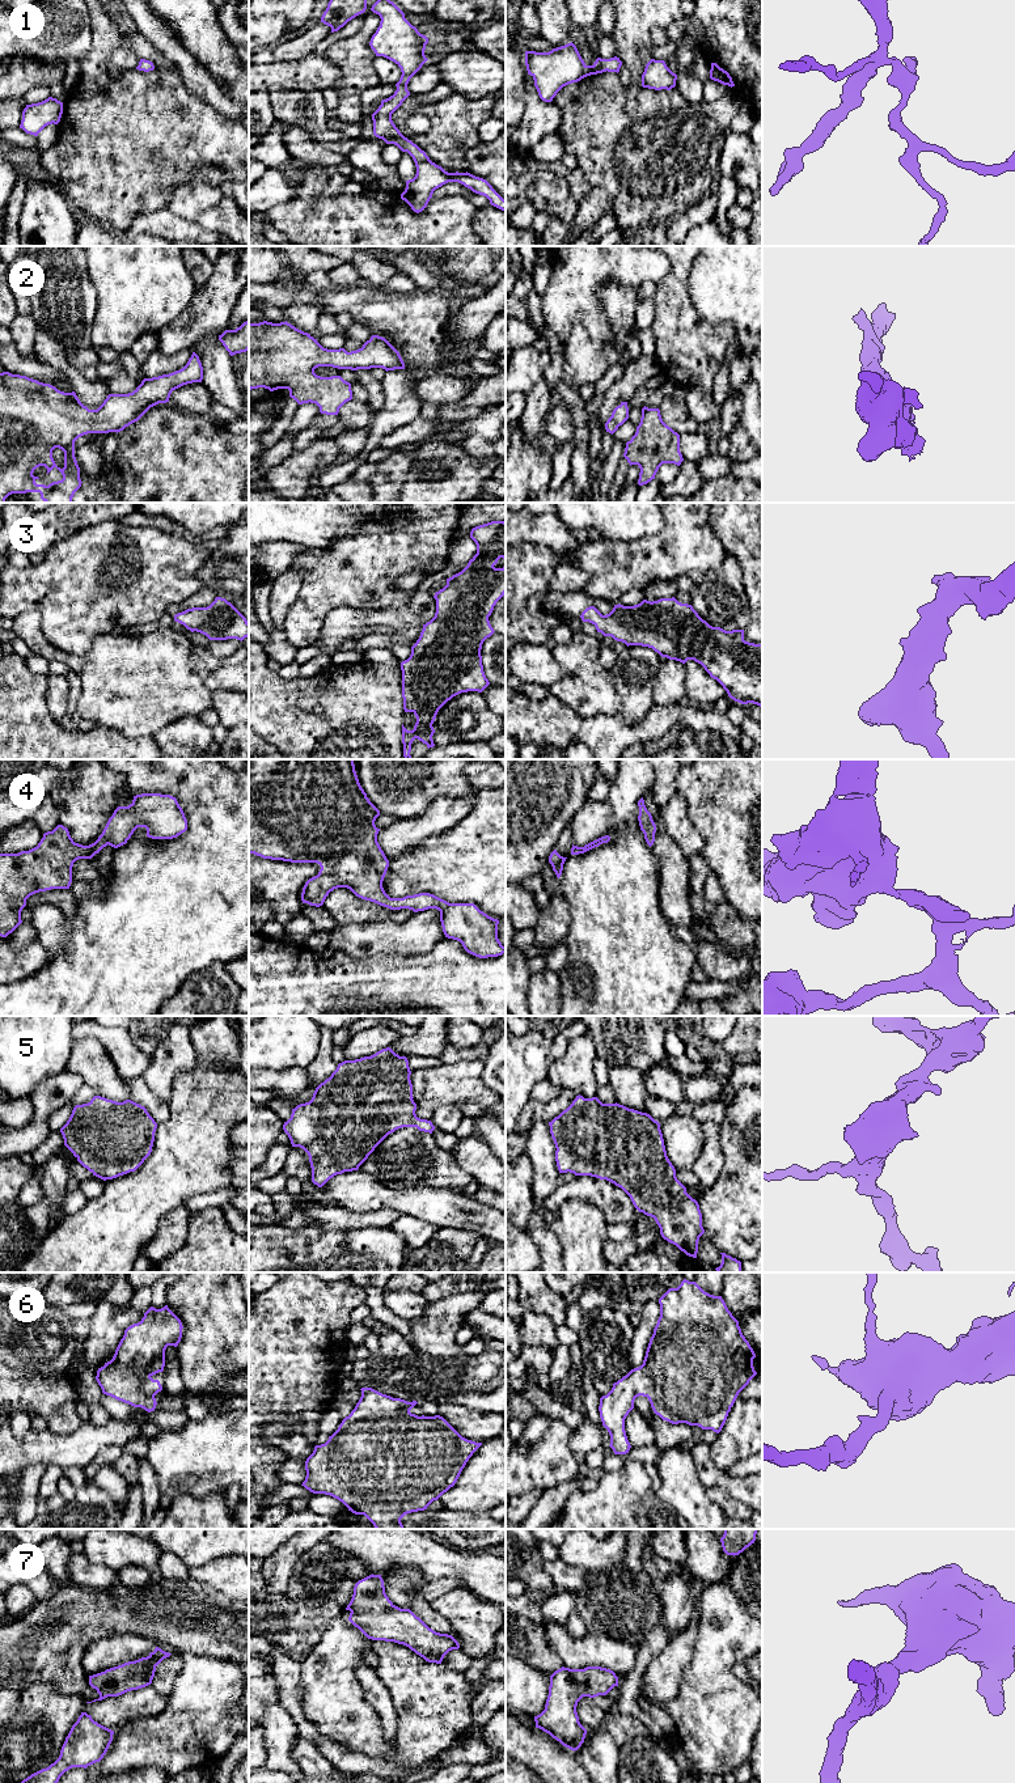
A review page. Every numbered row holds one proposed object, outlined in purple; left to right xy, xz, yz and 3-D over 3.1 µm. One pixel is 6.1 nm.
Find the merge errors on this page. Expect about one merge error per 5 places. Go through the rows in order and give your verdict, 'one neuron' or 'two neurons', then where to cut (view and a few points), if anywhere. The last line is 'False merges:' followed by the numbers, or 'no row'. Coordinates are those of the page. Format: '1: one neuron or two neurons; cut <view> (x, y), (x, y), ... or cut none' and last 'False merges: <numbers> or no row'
1: one neuron; cut none
2: one neuron; cut none
3: one neuron; cut none
4: one neuron; cut none
5: one neuron; cut none
6: one neuron; cut none
7: one neuron; cut none
False merges: no row

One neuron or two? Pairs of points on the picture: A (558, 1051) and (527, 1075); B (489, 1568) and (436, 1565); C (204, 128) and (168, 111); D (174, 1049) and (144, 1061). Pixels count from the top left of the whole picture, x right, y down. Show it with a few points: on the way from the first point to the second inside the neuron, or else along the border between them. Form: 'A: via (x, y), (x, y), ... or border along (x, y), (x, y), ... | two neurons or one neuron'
A: border along (552, 1041), (552, 1054), (555, 1059) | two neurons
B: via (476, 1568), (464, 1565), (449, 1565) | one neuron
C: via (195, 128), (185, 128), (177, 121) | one neuron
D: border along (151, 1053), (151, 1064), (140, 1076) | two neurons

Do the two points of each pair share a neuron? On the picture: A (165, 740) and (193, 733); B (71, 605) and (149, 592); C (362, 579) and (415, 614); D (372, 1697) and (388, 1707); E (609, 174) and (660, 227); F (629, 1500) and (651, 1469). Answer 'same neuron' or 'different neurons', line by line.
A: same neuron
B: same neuron
C: different neurons
D: same neuron
E: different neurons
F: different neurons

